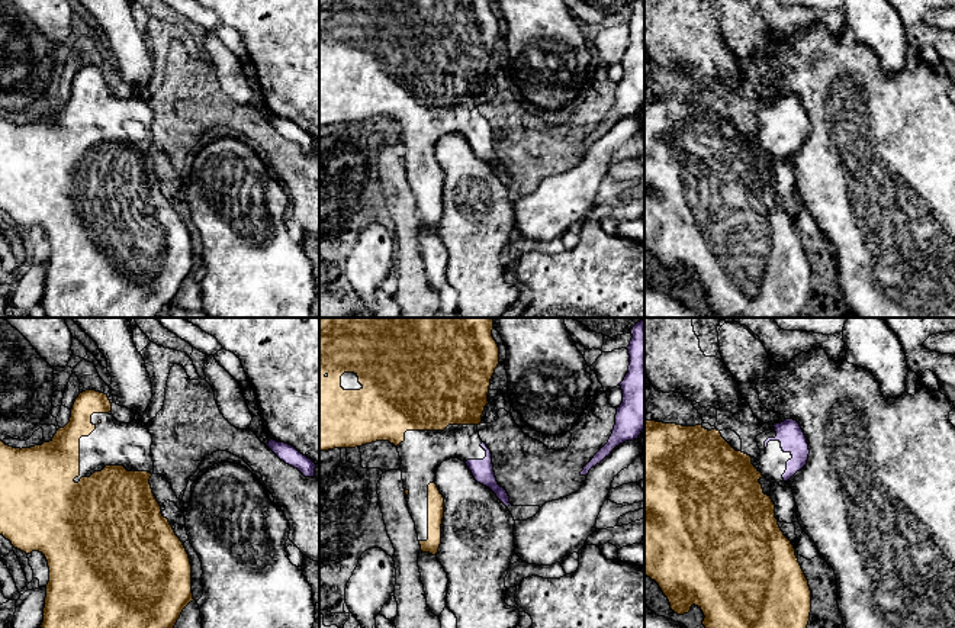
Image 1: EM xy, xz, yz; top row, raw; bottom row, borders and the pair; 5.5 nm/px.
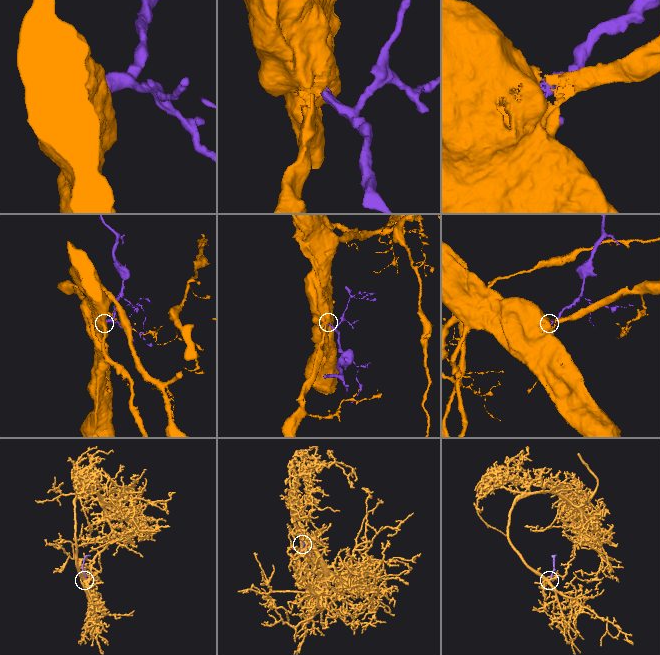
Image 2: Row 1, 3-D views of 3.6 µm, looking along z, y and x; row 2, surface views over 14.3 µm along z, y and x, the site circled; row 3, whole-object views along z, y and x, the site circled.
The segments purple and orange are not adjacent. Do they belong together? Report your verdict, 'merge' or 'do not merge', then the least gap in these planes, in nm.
merge | 80 nm

